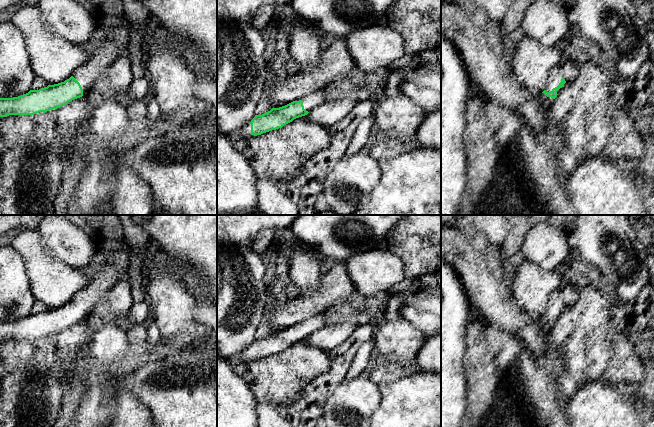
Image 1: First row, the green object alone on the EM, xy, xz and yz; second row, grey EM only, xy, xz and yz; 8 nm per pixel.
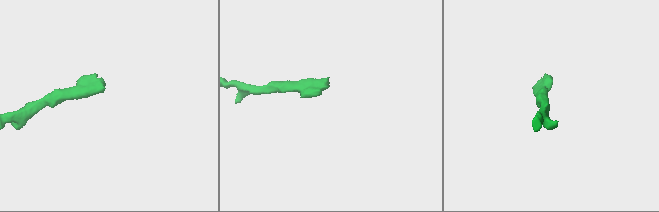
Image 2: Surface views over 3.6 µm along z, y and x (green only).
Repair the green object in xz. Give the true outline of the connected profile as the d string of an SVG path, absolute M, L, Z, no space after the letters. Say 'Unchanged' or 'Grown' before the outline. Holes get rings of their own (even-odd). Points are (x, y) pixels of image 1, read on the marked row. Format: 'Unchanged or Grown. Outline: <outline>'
Grown. Outline: M326 89L313 91L285 106L272 108L262 115L255 115L250 122L251 134L257 136L282 128L294 119L307 115L315 107L326 102L328 93Z

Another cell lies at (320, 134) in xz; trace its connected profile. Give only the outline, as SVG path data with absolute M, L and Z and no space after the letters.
M312 123L312 126L310 128L310 142L311 143L323 143L326 141L330 141L330 134L329 131L316 123Z

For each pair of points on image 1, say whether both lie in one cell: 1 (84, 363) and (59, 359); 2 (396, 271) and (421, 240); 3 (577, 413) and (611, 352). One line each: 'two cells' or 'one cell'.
1: one cell
2: two cells
3: two cells

